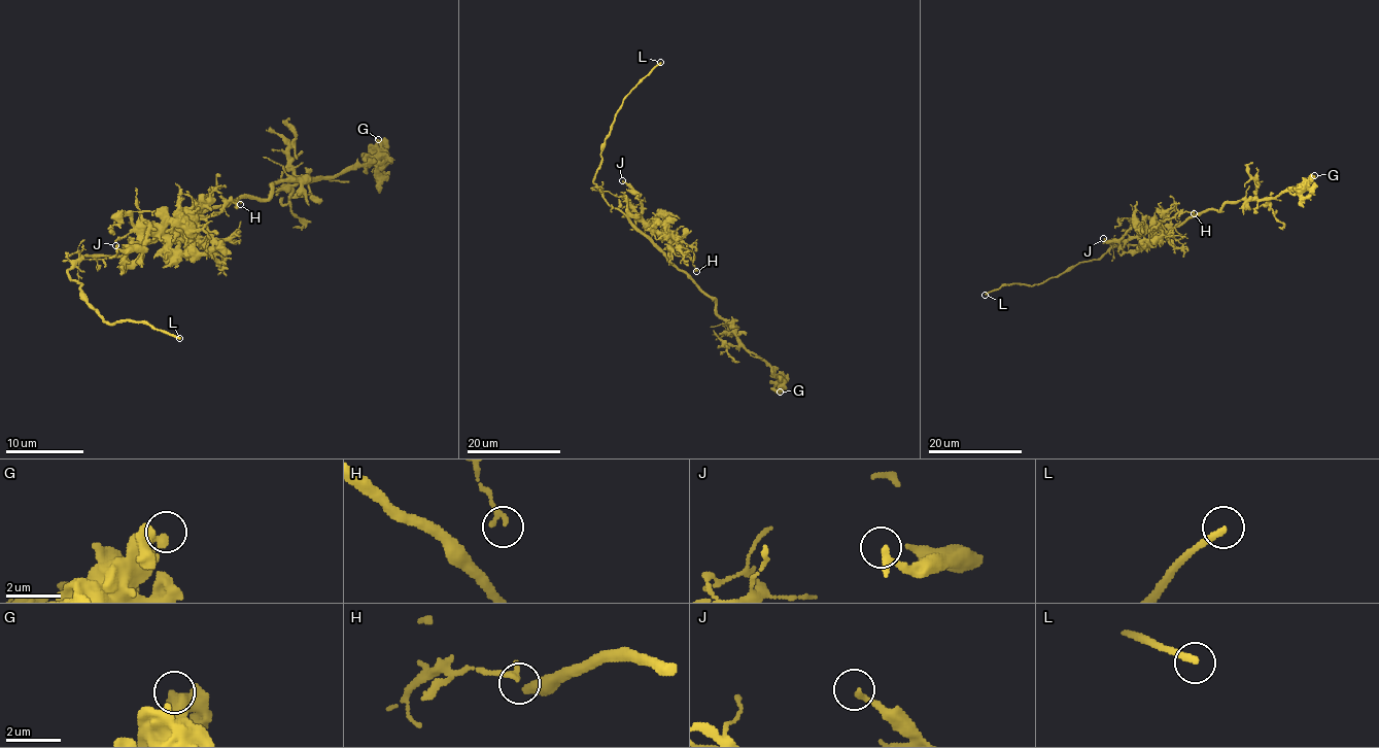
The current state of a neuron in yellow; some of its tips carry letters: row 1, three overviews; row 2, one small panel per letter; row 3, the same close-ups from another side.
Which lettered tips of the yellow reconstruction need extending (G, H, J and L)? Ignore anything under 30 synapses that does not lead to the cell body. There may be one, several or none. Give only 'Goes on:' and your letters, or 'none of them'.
Goes on: L

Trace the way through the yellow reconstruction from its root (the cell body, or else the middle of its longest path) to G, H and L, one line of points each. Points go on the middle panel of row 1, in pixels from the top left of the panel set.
G: (643, 233), (701, 291), (714, 299), (717, 312), (736, 338), (770, 367), (780, 392)
H: (643, 233), (651, 241), (652, 234), (662, 234), (678, 241), (696, 271)
L: (643, 233), (606, 200), (594, 177), (601, 158), (600, 145), (610, 133), (623, 99), (660, 62)

